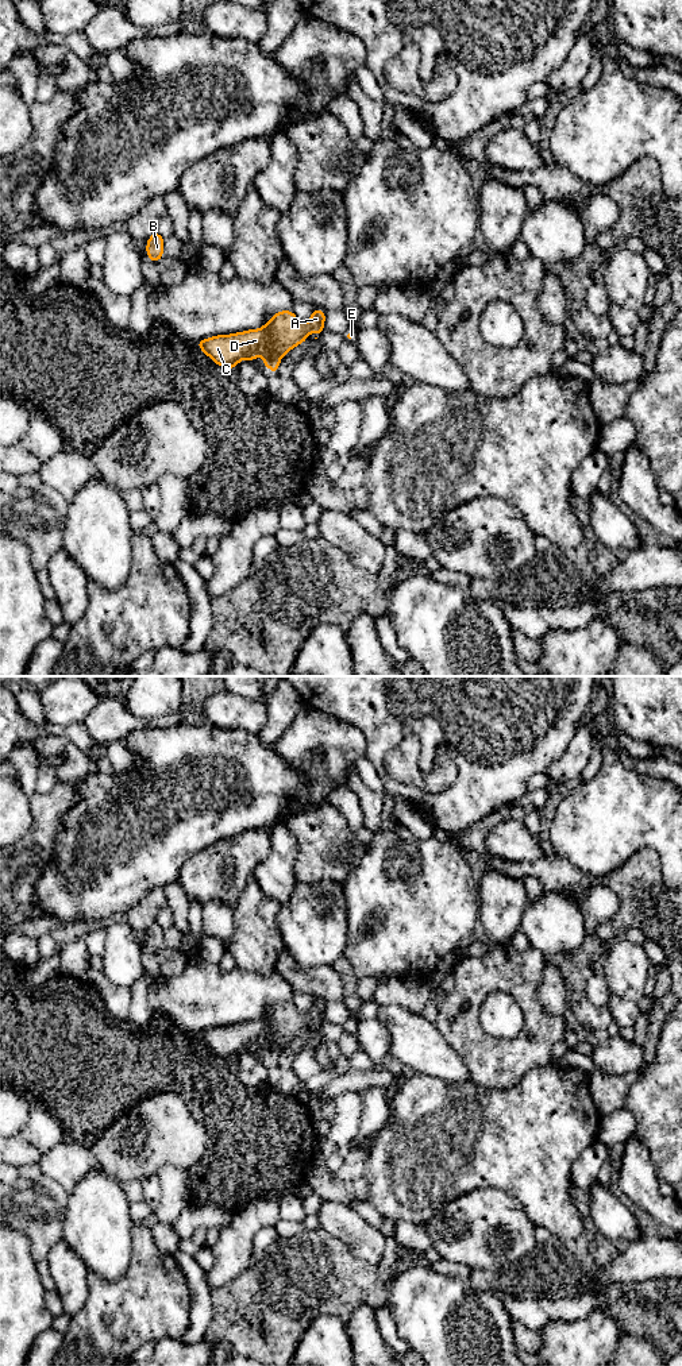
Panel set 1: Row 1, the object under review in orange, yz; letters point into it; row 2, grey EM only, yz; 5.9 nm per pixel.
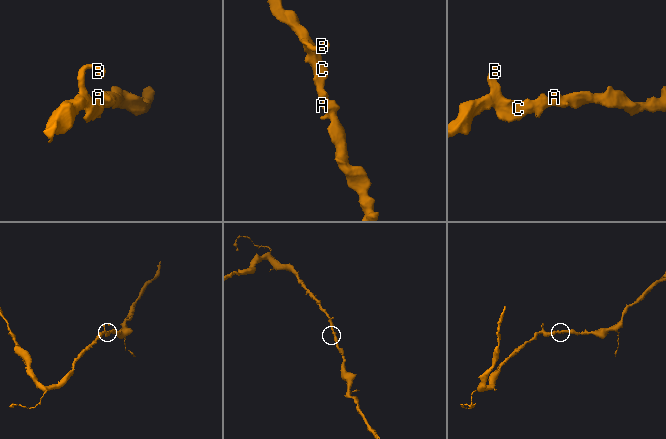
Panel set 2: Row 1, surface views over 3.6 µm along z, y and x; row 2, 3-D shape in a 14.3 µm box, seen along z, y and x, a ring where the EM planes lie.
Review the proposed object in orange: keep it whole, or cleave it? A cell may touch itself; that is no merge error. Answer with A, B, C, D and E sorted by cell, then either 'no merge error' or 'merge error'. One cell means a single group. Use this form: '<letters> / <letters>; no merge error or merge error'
A B C D E; no merge error

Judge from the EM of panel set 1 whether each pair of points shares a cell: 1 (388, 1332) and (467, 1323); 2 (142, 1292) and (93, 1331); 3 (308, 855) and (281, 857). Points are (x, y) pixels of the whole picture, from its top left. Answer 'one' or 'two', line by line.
1: two
2: one
3: two

